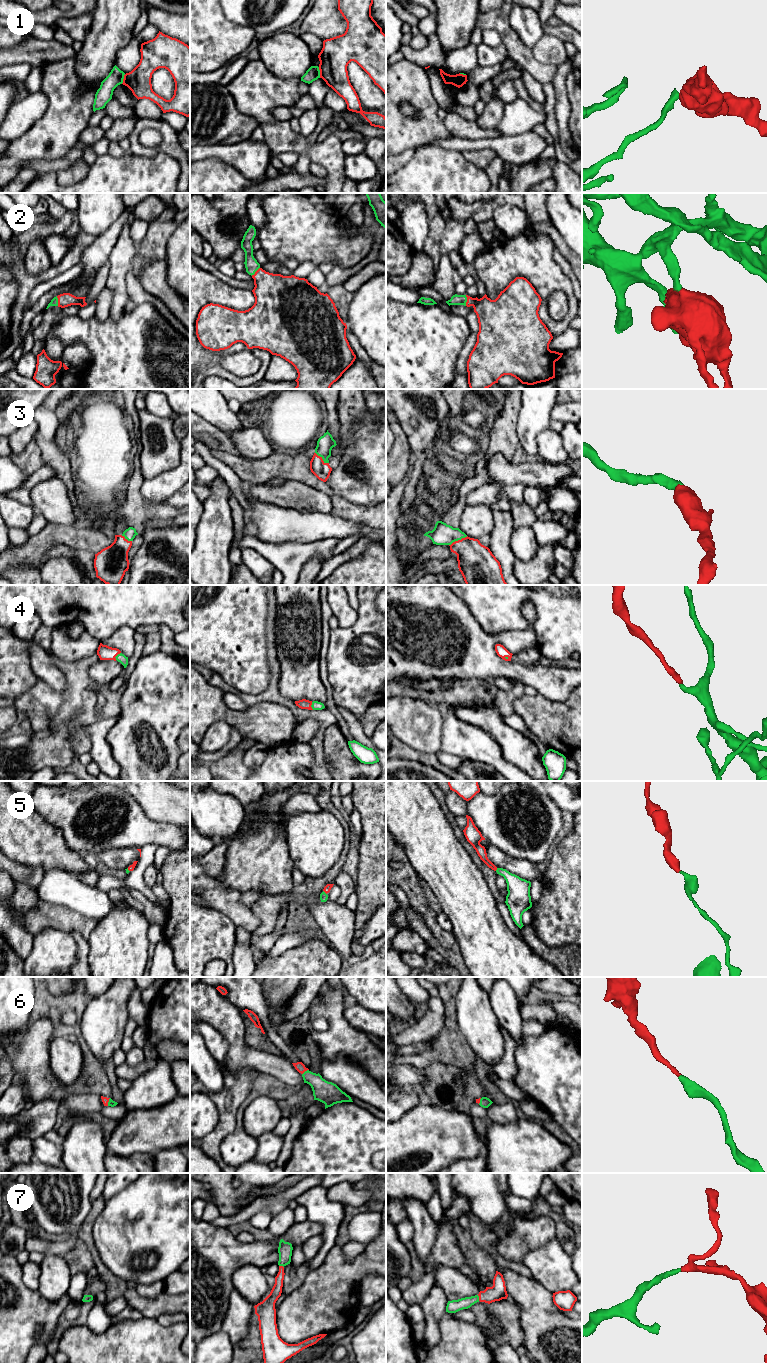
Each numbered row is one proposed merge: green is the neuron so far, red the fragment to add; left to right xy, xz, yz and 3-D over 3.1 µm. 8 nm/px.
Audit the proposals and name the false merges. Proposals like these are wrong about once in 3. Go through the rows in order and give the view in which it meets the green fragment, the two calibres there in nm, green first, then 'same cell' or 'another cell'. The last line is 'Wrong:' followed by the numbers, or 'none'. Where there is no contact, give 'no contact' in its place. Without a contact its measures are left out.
1: meets green in xz; 110 nm thick on the green side, 260 nm on the other; another cell
2: meets green in yz; 80 nm thick on the green side, 260 nm on the other; same cell
3: meets green in yz; 170 nm thick on the green side, 300 nm on the other; same cell
4: meets green in xy; 70 nm thick on the green side, 120 nm on the other; same cell
5: meets green in xz; 60 nm thick on the green side, 60 nm on the other; same cell
6: meets green in xz; 180 nm thick on the green side, 80 nm on the other; same cell
7: meets green in yz; 100 nm thick on the green side, 140 nm on the other; same cell
Wrong: 1

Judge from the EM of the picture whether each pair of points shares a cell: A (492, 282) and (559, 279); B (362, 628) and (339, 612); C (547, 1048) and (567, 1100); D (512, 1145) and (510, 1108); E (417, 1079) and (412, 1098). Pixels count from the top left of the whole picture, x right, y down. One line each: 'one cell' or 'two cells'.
A: one cell
B: two cells
C: one cell
D: two cells
E: two cells

